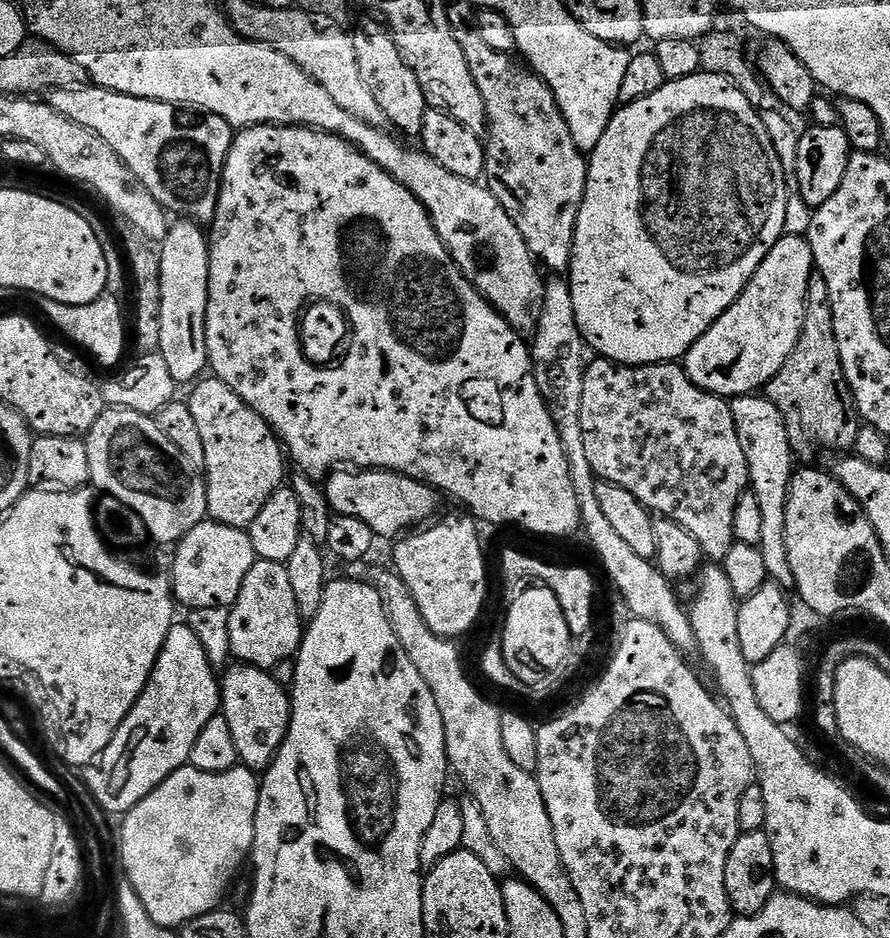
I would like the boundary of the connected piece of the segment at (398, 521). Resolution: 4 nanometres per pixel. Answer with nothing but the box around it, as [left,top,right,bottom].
[323,470,438,538]

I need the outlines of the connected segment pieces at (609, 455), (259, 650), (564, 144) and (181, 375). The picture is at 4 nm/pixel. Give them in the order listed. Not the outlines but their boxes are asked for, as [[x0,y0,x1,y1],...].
[[582,358,749,562],[230,559,306,670],[448,2,588,274],[158,218,210,386]]

